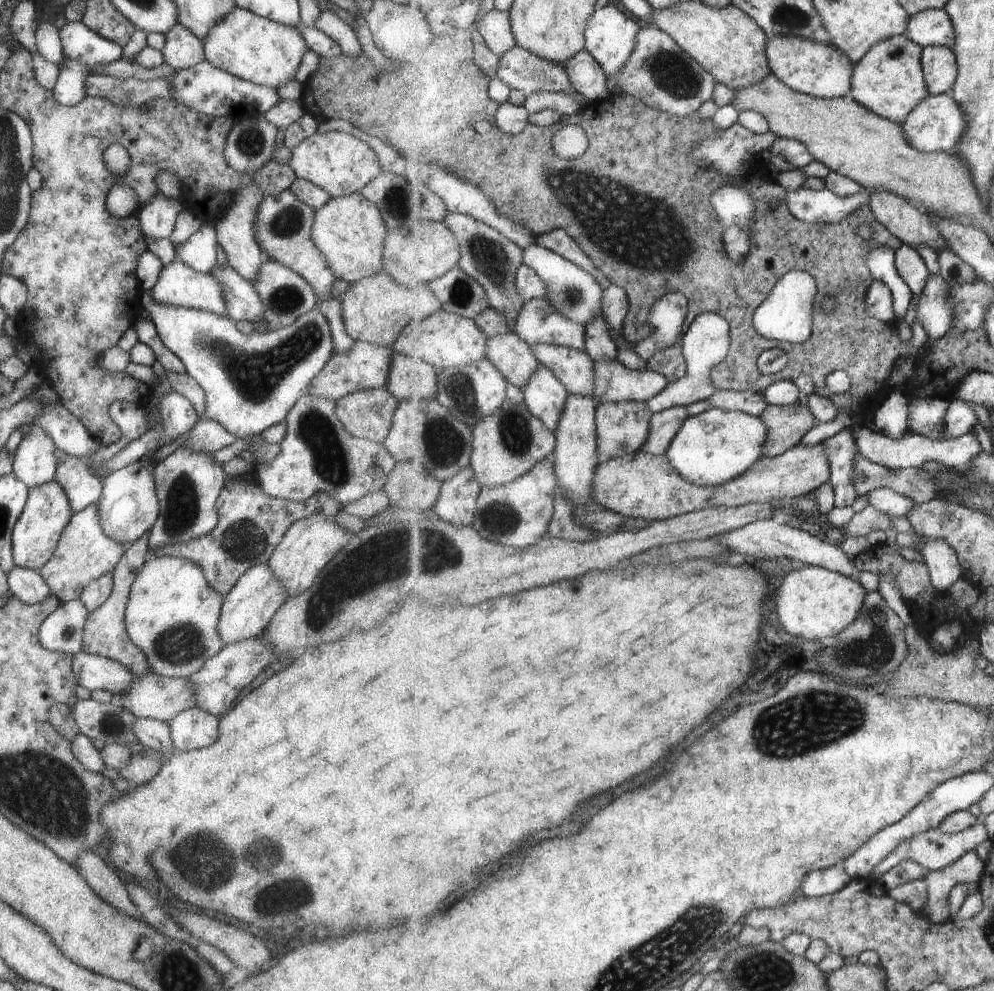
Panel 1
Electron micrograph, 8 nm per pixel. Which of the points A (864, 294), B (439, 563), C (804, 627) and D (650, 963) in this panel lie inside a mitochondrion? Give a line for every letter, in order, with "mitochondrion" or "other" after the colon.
A: other
B: mitochondrion
C: other
D: mitochondrion

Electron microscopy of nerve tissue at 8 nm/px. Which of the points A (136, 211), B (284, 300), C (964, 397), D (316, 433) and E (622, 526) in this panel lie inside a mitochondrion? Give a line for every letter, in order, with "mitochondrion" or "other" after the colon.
A: other
B: mitochondrion
C: other
D: mitochondrion
E: other

